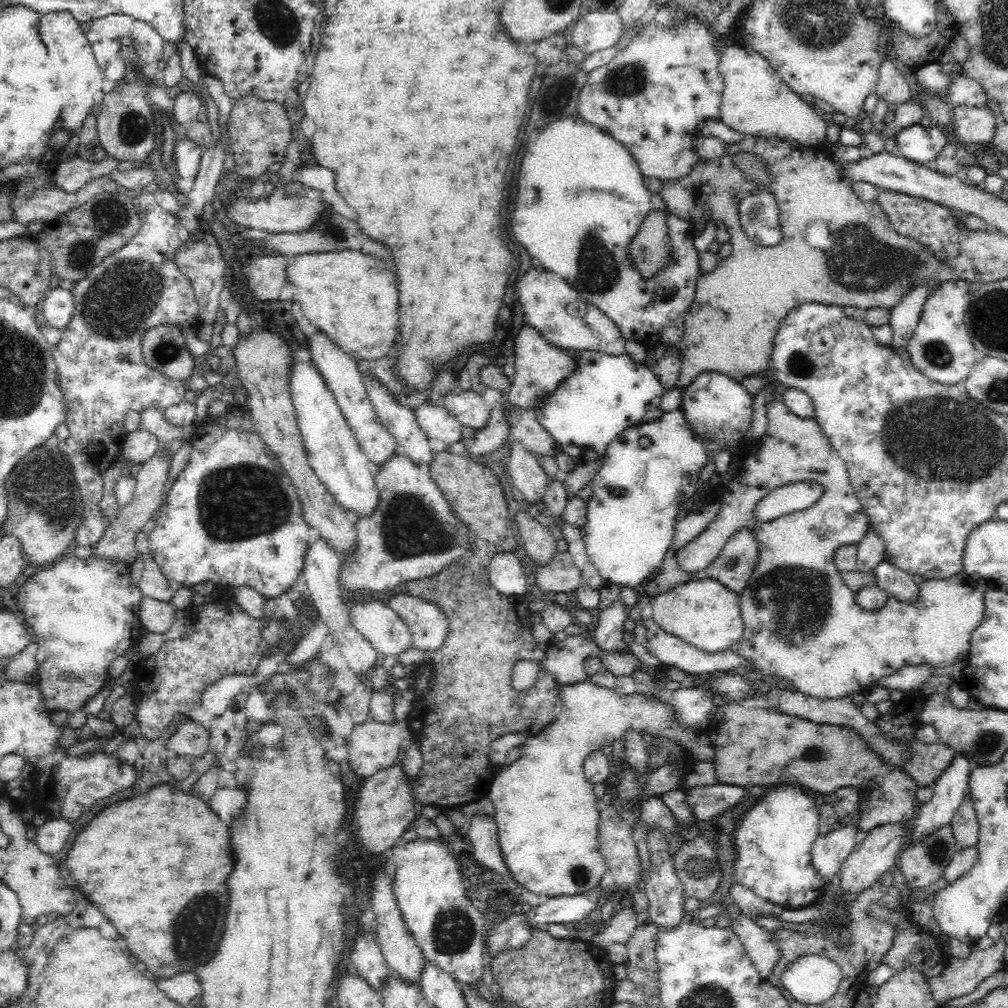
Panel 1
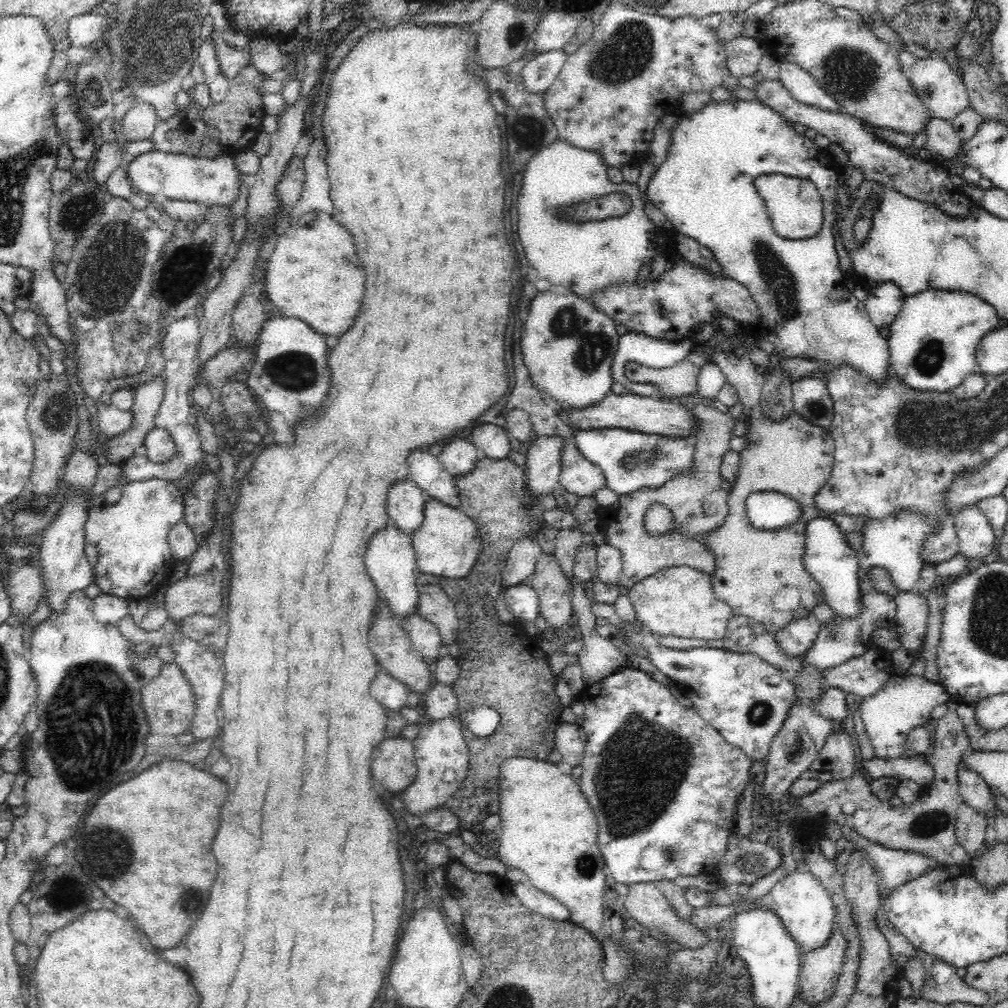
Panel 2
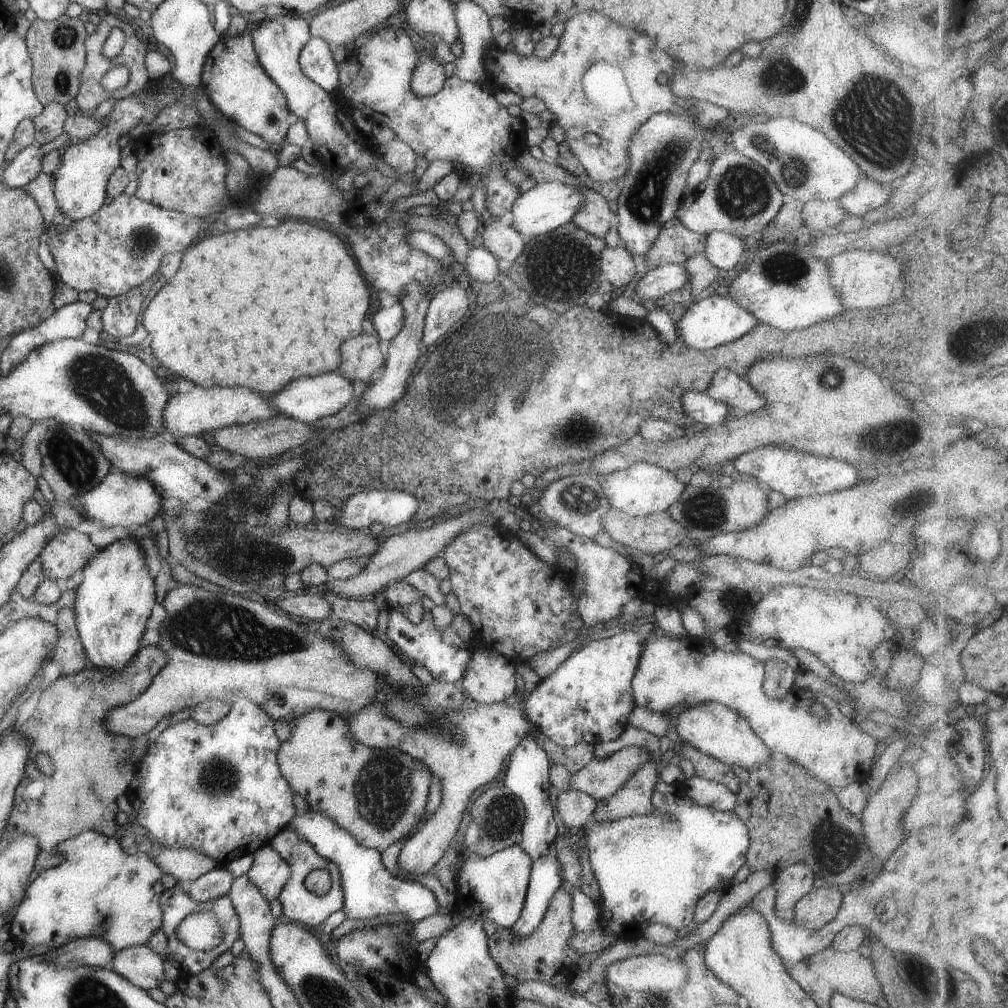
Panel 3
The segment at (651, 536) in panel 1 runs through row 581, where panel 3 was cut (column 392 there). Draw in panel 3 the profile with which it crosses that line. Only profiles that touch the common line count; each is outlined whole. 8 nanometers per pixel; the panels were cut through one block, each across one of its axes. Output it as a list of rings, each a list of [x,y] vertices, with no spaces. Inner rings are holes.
[[[391,604],[388,612],[388,630],[384,636],[396,644],[396,648],[402,652],[402,656],[410,665],[424,666],[428,672],[431,672],[433,678],[440,682],[459,683],[472,660],[470,641],[464,642],[451,623],[448,628],[440,630],[434,622],[432,613],[424,612],[420,623],[413,624],[408,620],[408,615],[402,607]]]

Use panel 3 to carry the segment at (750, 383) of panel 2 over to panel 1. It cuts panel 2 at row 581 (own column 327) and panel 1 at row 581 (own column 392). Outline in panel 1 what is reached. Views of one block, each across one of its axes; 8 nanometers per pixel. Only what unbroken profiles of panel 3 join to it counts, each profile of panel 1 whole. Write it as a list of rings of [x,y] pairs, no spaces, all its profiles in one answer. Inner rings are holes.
[[[781,384],[777,387],[774,400],[766,402],[768,423],[765,433],[759,441],[746,443],[742,453],[734,454],[731,467],[721,474],[722,482],[715,492],[721,502],[720,511],[706,530],[678,550],[676,558],[680,568],[690,574],[700,572],[720,554],[736,532],[744,528],[753,532],[759,543],[758,564],[745,592],[739,596],[744,632],[731,649],[749,660],[762,674],[780,676],[785,684],[791,682],[792,688],[804,696],[830,700],[847,695],[860,698],[877,680],[898,672],[904,666],[926,663],[940,671],[951,669],[958,654],[968,654],[972,630],[976,630],[984,620],[988,587],[964,572],[942,580],[920,580],[919,596],[915,602],[898,602],[890,597],[881,613],[867,612],[858,606],[855,592],[844,582],[833,556],[839,546],[862,542],[871,527],[868,515],[849,482],[845,464],[820,425],[813,418],[800,418],[790,412],[782,399],[787,388]],[[797,482],[820,484],[823,487],[821,499],[807,510],[769,522],[759,522],[754,517],[757,505],[770,492]]]

